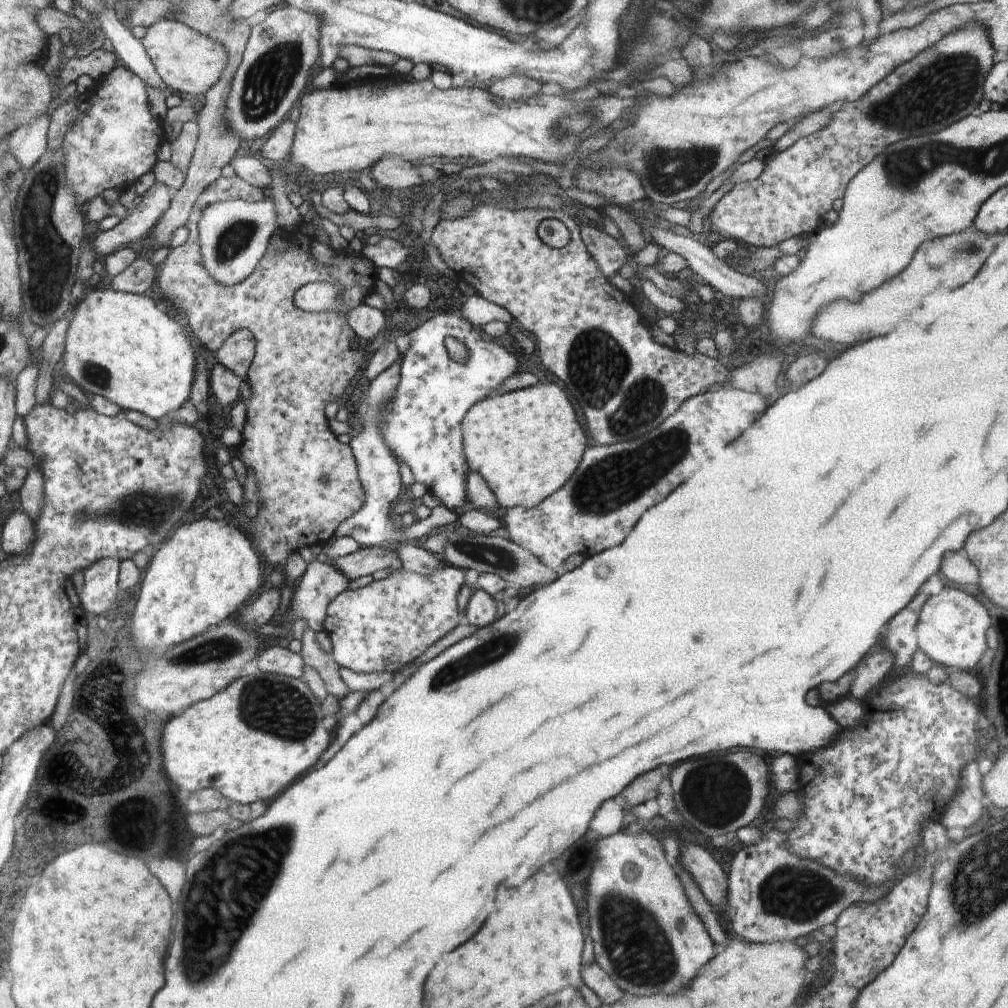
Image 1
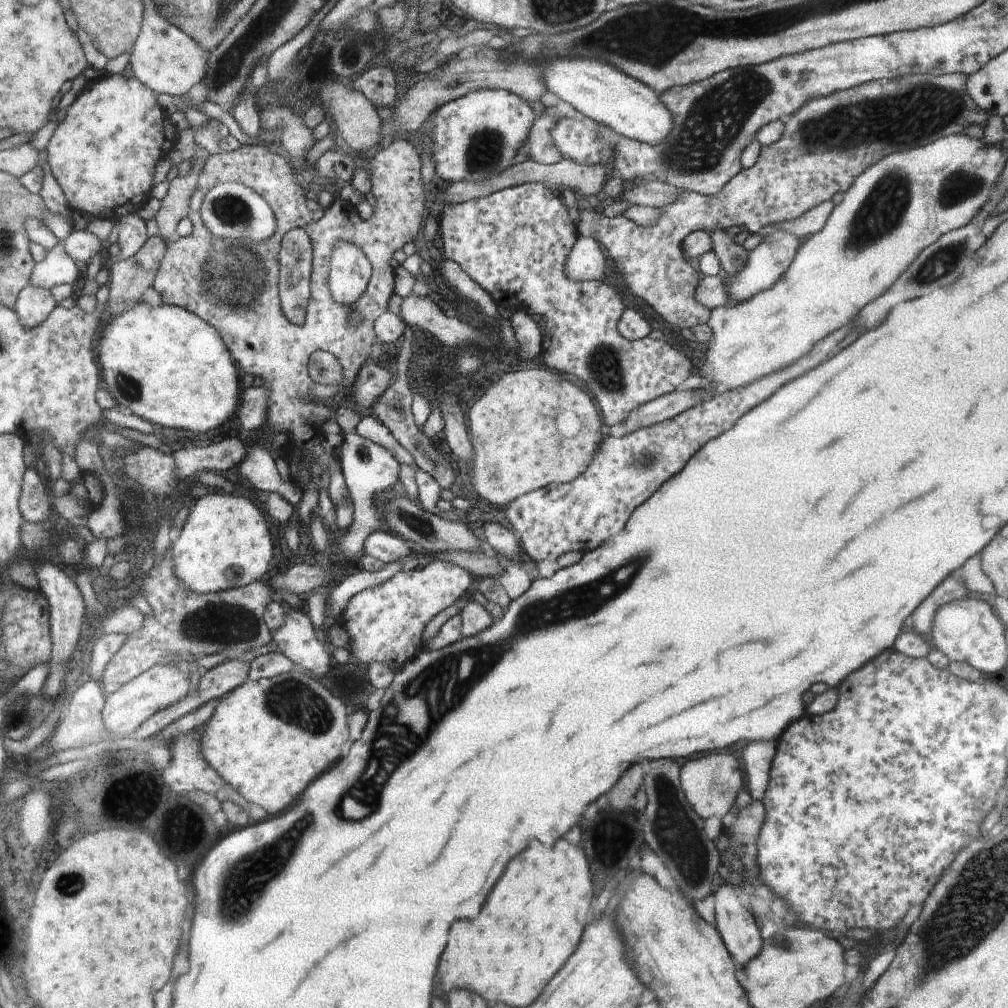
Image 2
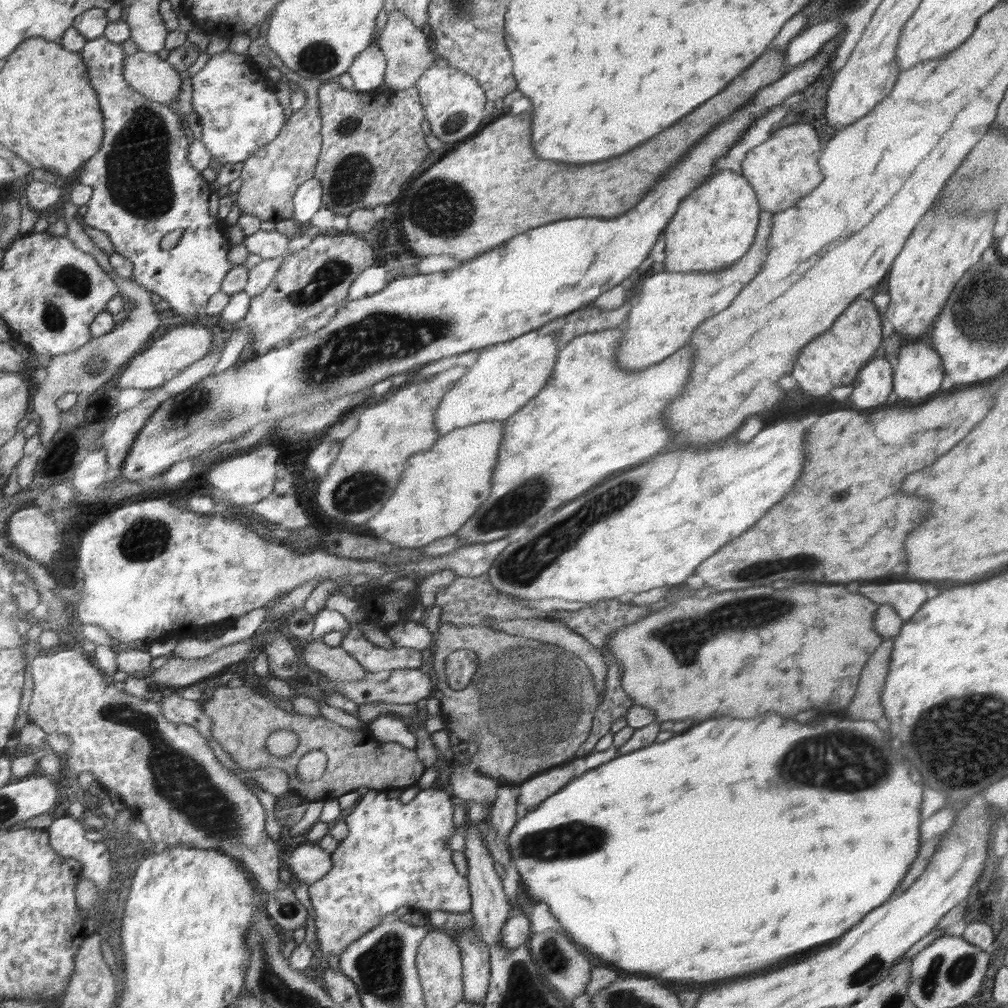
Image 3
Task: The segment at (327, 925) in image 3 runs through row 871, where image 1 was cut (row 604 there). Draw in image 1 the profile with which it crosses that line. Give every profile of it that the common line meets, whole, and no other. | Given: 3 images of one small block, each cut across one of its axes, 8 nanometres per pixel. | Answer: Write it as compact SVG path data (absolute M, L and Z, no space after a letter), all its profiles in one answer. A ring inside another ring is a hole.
M444 567L429 574L419 574L401 568L388 574L384 580L372 582L365 588L347 589L326 606L324 631L332 640L331 656L344 668L358 674L372 672L396 673L412 664L418 656L464 622L464 611L458 611L457 597L464 584L464 572L455 567Z

